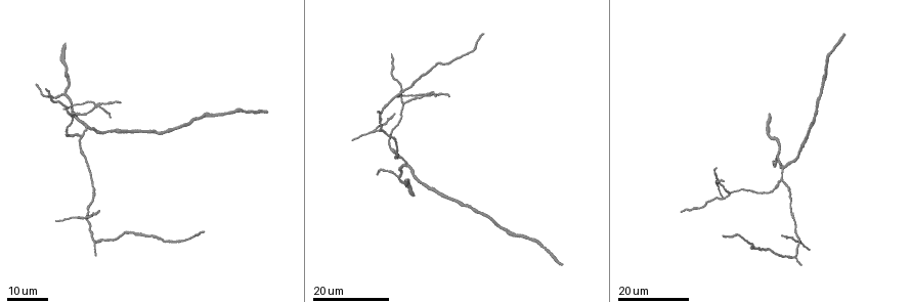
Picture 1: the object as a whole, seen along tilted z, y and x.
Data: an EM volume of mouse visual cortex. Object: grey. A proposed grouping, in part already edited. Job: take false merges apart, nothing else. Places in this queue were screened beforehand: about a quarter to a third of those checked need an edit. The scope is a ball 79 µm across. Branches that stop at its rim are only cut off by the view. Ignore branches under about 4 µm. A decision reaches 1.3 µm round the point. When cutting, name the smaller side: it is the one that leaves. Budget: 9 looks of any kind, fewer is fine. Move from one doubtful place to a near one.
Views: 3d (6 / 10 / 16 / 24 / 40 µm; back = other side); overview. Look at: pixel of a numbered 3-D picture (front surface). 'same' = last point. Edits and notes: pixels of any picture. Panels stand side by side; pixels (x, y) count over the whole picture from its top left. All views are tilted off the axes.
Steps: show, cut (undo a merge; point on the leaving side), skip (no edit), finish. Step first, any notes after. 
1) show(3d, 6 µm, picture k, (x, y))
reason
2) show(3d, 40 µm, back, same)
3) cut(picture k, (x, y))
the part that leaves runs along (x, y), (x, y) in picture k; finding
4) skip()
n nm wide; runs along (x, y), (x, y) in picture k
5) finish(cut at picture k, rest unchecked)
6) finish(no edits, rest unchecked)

show(3d, 16 µm, picture 1, (781, 179))
three-way junction

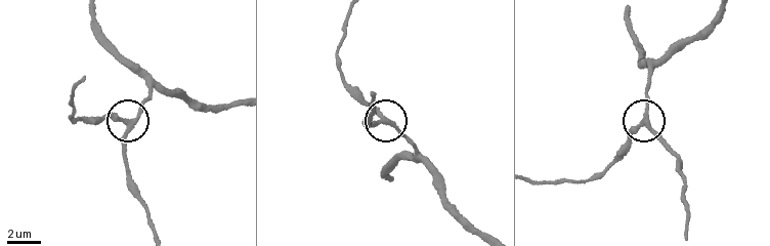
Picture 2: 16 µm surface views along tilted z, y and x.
show(3d, 10 µm, picture 2, (130, 120))

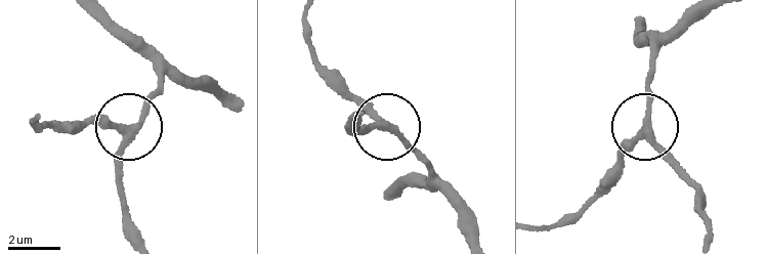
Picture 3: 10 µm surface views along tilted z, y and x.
skip()
runs along (141, 238), (127, 208), (124, 130), (103, 120), (75, 121) in picture 3; one neuron here

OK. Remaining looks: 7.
show(3d, 24 µm, picture 1, (398, 178))
three-way junction

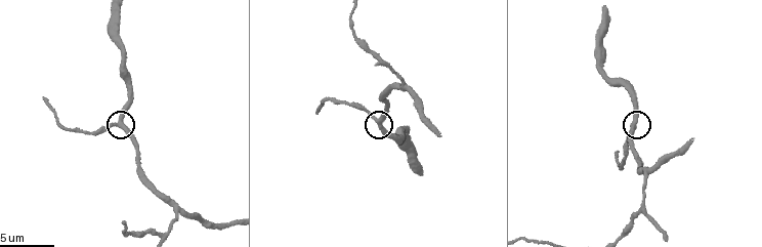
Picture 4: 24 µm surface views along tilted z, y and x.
show(3d, 10 µm, picture 4, (116, 124))
zoom in

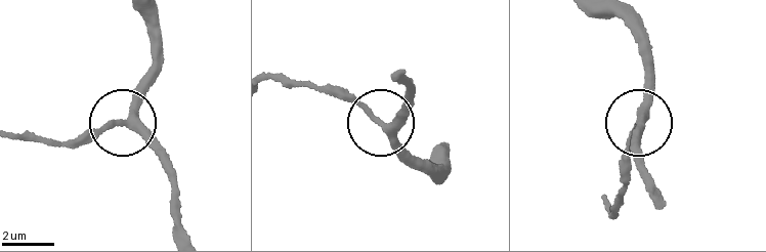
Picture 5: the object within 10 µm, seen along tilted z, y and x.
skip()
runs along (403, 76), (410, 102), (388, 123), (327, 89) in picture 5; one neuron here

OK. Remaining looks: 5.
show(3d, 24 µm, picture 1, (97, 104))
four or more arms meet

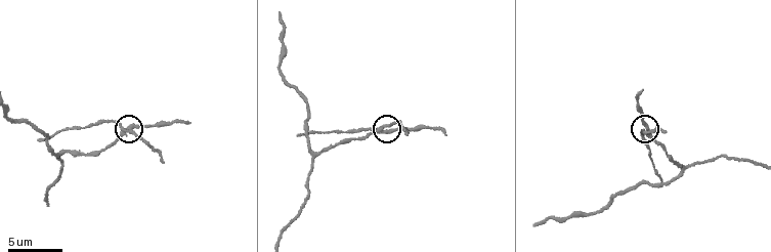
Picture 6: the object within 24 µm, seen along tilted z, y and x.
show(3d, 10 µm, picture 6, (122, 130))

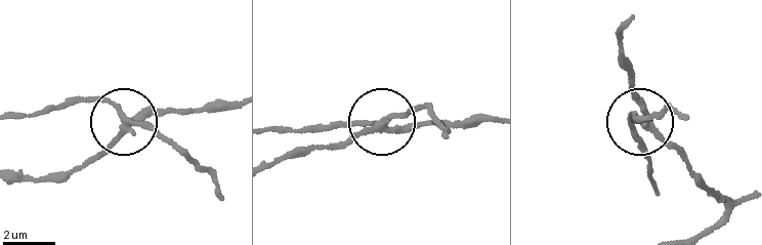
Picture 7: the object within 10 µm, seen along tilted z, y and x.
cut(picture 7, (99, 99))
side arm 7 µm; 4 arms; two neurons meet here

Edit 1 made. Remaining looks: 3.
show(3d, 6 µm, picture 6, (313, 152))
branch point

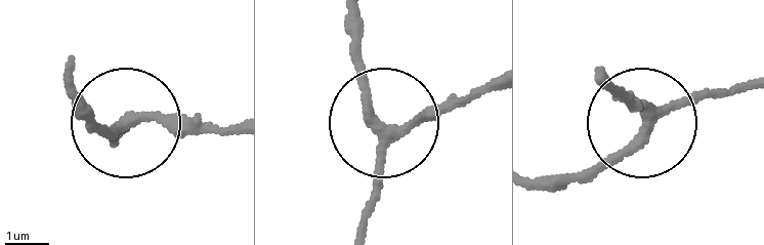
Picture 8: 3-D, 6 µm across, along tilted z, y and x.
skip()
3 arms; runs along (753, 84), (649, 117), (618, 87) in picture 8; one neuron here

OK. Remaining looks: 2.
finish(cut at picture 7, rest unchecked)

